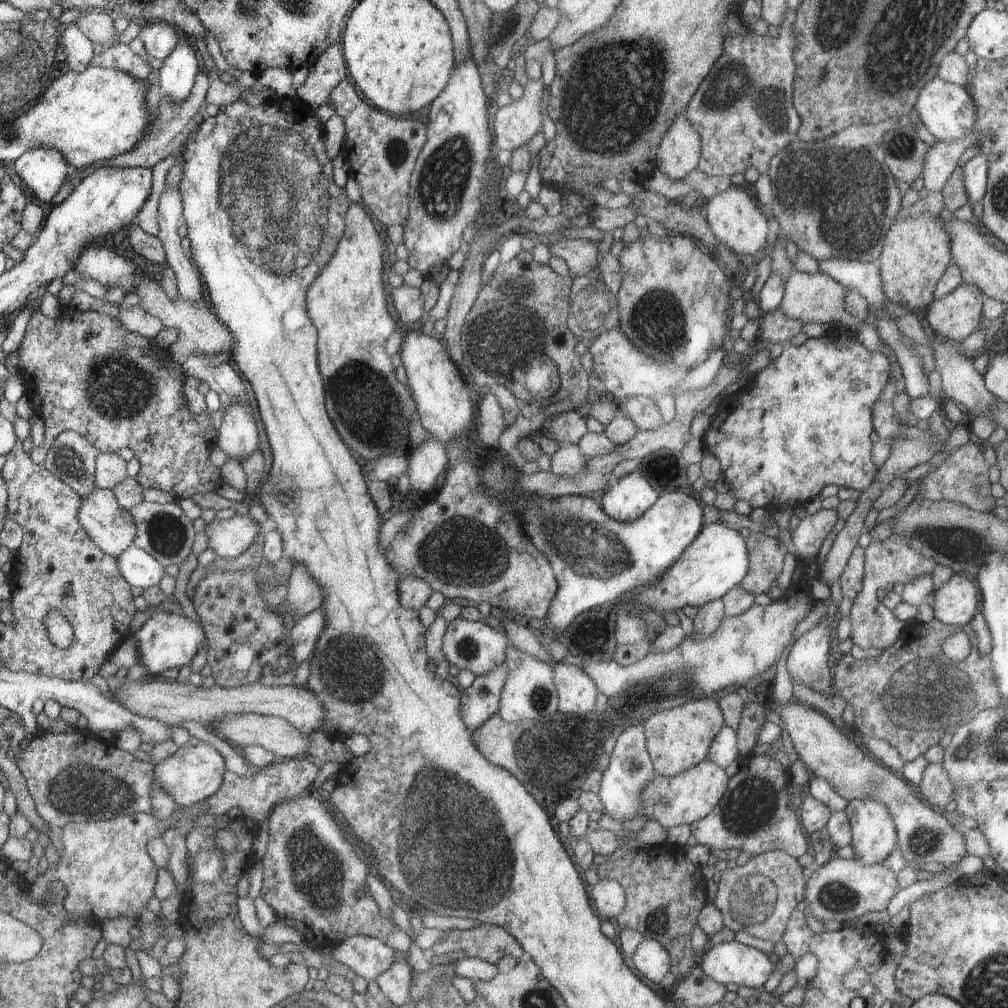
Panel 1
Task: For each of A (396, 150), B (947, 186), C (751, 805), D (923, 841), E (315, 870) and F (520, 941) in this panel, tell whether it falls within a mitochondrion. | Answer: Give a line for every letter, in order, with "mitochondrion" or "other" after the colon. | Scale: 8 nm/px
A: mitochondrion
B: other
C: mitochondrion
D: mitochondrion
E: mitochondrion
F: other

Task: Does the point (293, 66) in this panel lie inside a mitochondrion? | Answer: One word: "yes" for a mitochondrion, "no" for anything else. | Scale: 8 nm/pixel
no

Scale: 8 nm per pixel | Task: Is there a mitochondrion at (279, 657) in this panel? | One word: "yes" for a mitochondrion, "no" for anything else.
no

